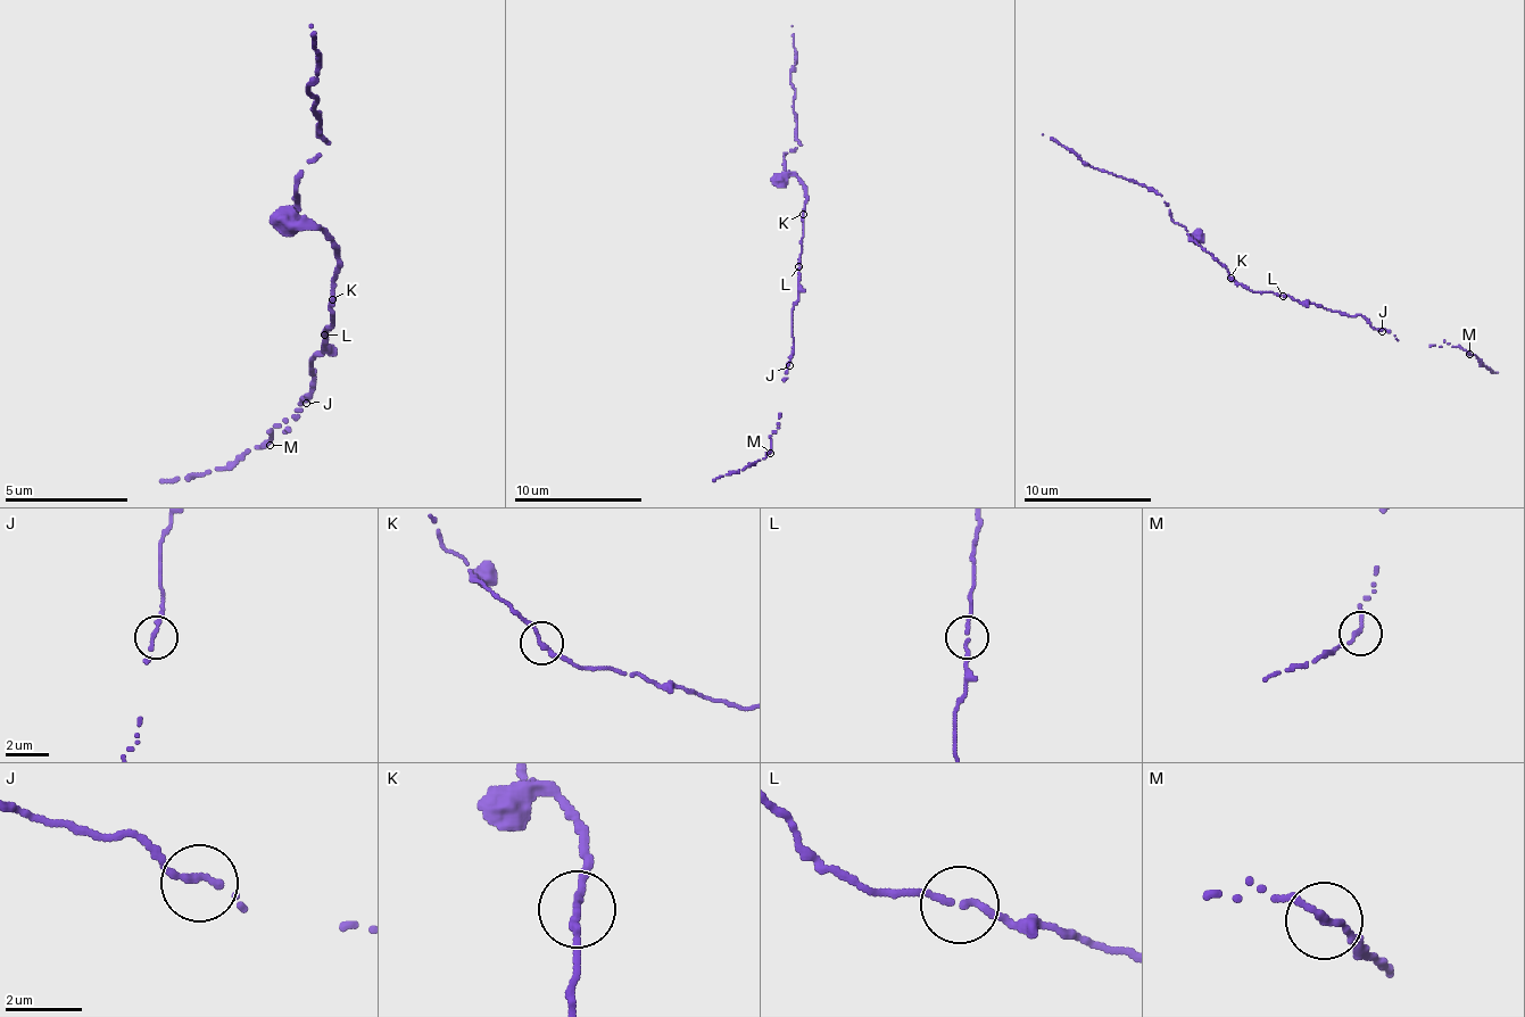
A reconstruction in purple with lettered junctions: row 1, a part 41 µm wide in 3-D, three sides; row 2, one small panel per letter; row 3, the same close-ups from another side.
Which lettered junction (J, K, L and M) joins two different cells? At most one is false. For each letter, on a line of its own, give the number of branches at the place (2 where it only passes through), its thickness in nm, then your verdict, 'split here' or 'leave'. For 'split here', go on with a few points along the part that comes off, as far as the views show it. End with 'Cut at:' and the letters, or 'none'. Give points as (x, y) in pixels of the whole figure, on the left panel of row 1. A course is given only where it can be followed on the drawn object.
J: 2 branches meet; 190 nm thick; leave
K: 2 branches meet; 180 nm thick; split here; foreign part runs (331, 298), (337, 248), (300, 212), (293, 187), (318, 138), (306, 89), (318, 51), (313, 27)
L: 2 branches meet; 170 nm thick; leave
M: 2 branches meet; 180 nm thick; leave
Cut at: K

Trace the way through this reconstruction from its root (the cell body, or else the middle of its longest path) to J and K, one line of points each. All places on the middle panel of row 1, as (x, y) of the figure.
J: (798, 254), (798, 298), (793, 308), (789, 365)
K: (798, 254), (802, 250), (802, 215)

